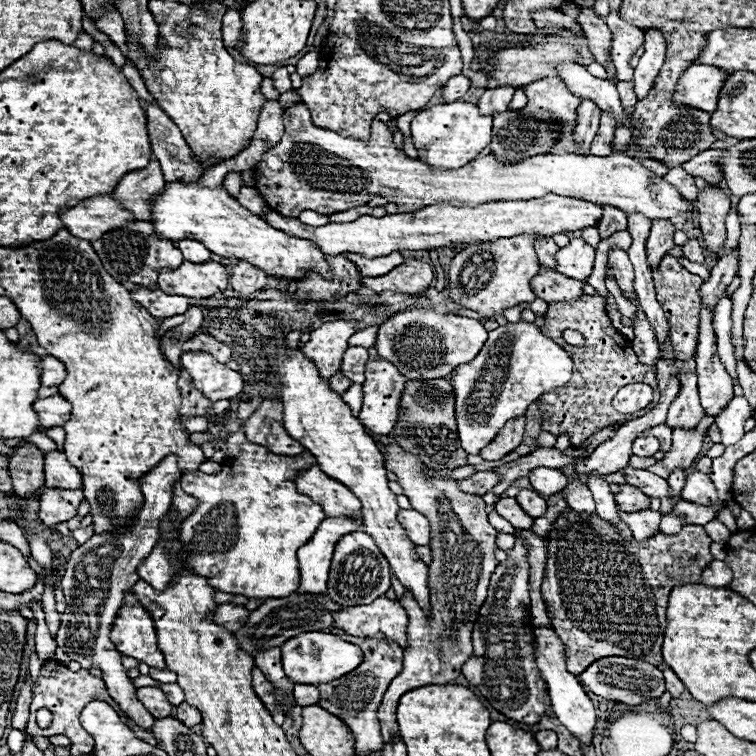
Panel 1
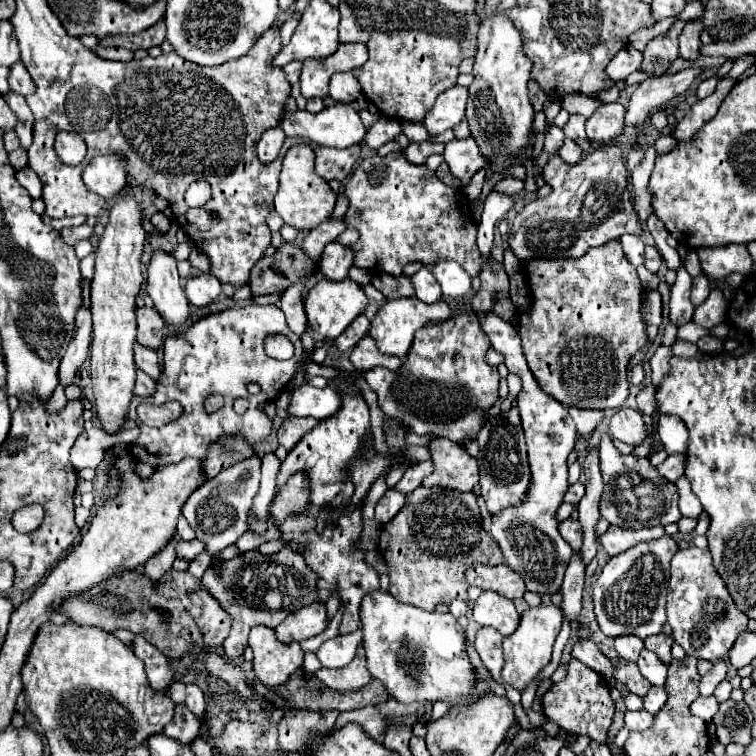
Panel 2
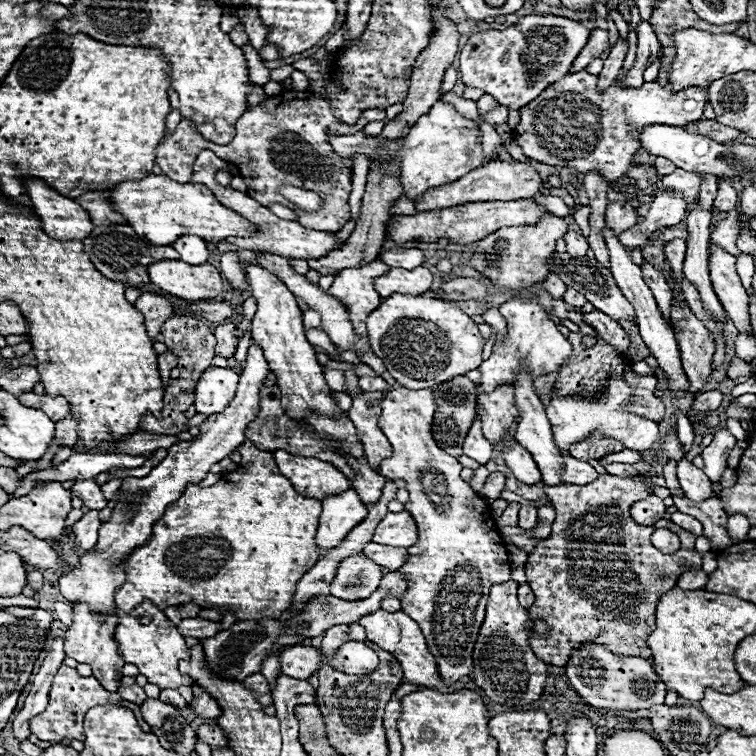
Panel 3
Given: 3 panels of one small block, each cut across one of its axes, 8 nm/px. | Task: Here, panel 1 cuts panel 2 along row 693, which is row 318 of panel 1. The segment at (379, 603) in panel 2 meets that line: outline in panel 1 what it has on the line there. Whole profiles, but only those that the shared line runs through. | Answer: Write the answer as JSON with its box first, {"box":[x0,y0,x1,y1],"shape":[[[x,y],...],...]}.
{"box":[374,308,488,380],"shape":[[[414,308],[396,312],[380,324],[374,348],[380,358],[392,362],[408,380],[434,380],[448,376],[460,364],[472,362],[486,340],[488,332],[480,320],[458,314],[440,314],[430,308]]]}

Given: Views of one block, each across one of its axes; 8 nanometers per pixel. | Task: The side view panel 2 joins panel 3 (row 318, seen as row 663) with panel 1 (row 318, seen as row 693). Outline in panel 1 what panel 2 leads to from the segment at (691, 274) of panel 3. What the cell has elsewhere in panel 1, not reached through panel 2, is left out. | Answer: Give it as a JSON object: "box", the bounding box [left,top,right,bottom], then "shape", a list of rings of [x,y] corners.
{"box":[696,306,734,416],"shape":[[[700,306],[700,338],[696,352],[696,374],[698,374],[698,390],[700,402],[708,416],[720,414],[720,410],[732,400],[734,380],[726,372],[718,350],[716,350],[716,334],[712,328],[712,310],[708,306]]]}

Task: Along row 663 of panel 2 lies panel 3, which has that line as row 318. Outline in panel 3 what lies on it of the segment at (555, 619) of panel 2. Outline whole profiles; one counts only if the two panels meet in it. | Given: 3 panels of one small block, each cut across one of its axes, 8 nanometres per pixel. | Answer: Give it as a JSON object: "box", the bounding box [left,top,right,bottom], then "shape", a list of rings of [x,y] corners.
{"box":[478,298,572,392],"shape":[[[510,298],[498,310],[502,312],[502,316],[508,322],[508,334],[502,342],[494,344],[492,356],[478,366],[478,370],[482,374],[482,378],[478,382],[480,390],[492,392],[500,384],[514,384],[514,374],[518,372],[520,362],[524,366],[528,366],[532,378],[538,378],[542,374],[560,370],[564,366],[566,358],[572,352],[572,346],[558,332],[556,324],[548,318],[548,312],[544,310],[544,306],[540,306],[536,302],[522,300],[522,298]]]}

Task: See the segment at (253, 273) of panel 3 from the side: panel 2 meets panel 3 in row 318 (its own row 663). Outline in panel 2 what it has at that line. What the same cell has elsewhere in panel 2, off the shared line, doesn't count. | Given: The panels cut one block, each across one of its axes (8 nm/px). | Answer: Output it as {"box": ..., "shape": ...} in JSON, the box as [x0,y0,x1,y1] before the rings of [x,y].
{"box":[250,626,304,688],"shape":[[[264,626],[252,628],[250,648],[254,652],[252,670],[256,678],[268,688],[286,684],[290,674],[302,666],[304,652],[300,644],[282,644],[278,638],[274,638],[274,630],[268,630]]]}

